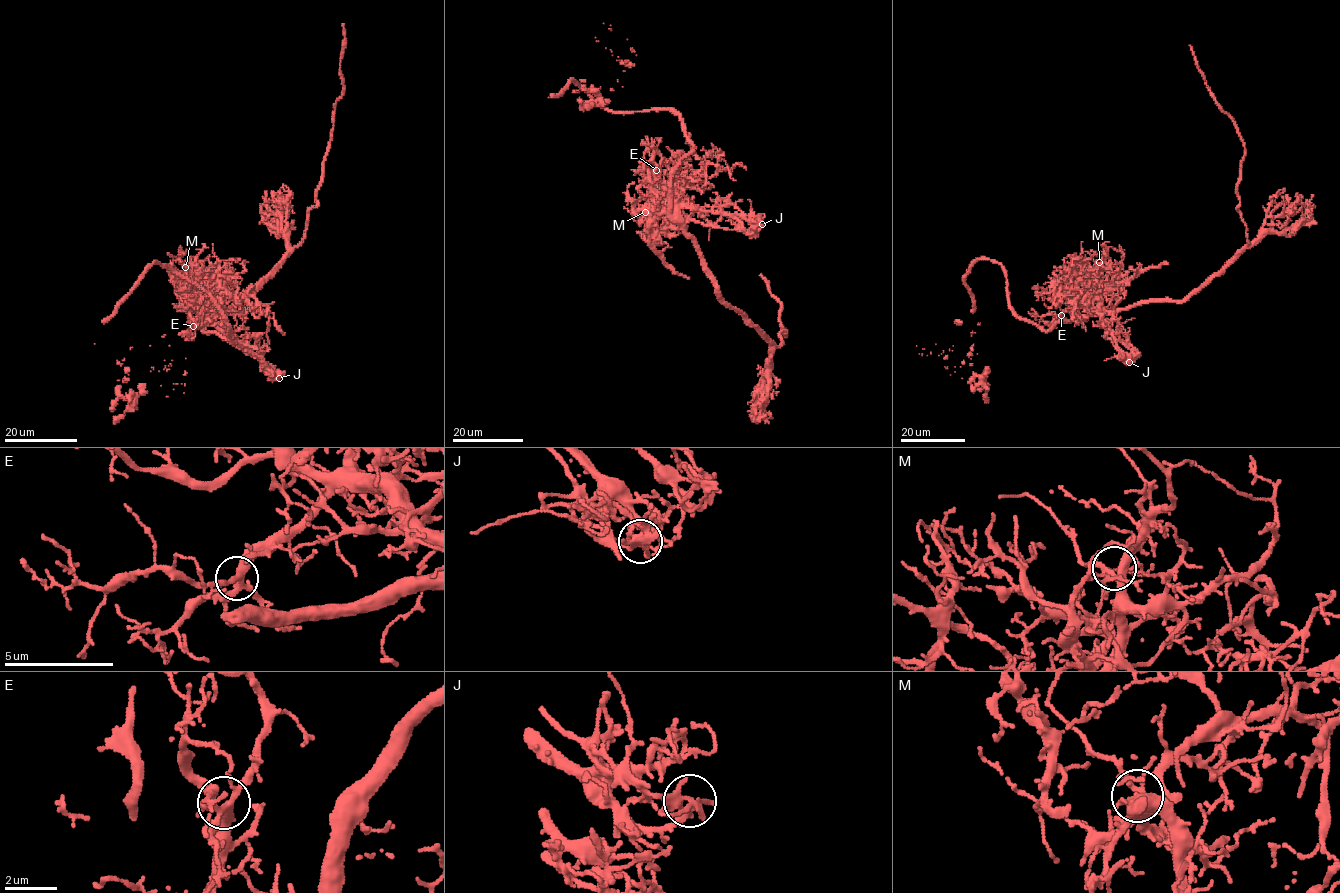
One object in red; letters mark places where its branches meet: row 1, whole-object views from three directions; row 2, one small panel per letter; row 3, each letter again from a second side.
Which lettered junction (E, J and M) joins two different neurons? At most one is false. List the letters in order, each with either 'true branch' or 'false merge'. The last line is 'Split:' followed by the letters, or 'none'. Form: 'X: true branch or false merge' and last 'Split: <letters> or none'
E: true branch
J: false merge
M: true branch
Split: J

